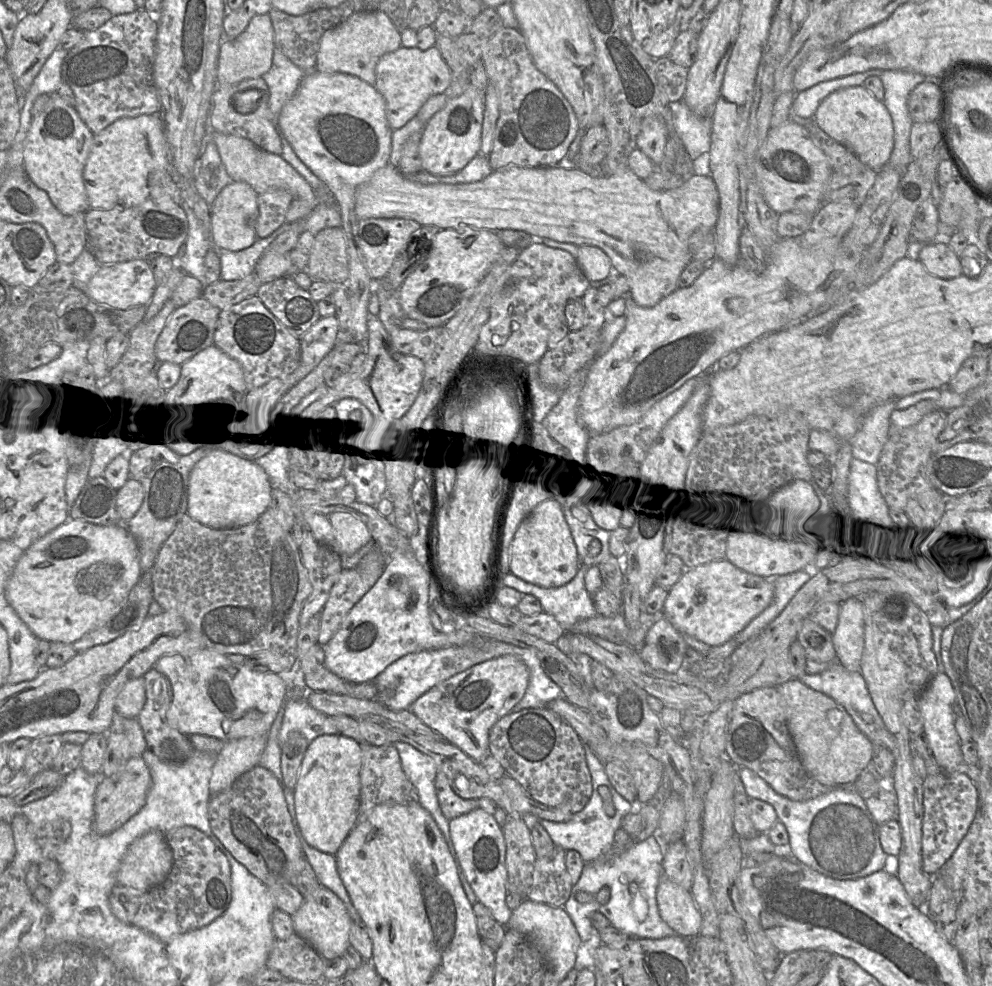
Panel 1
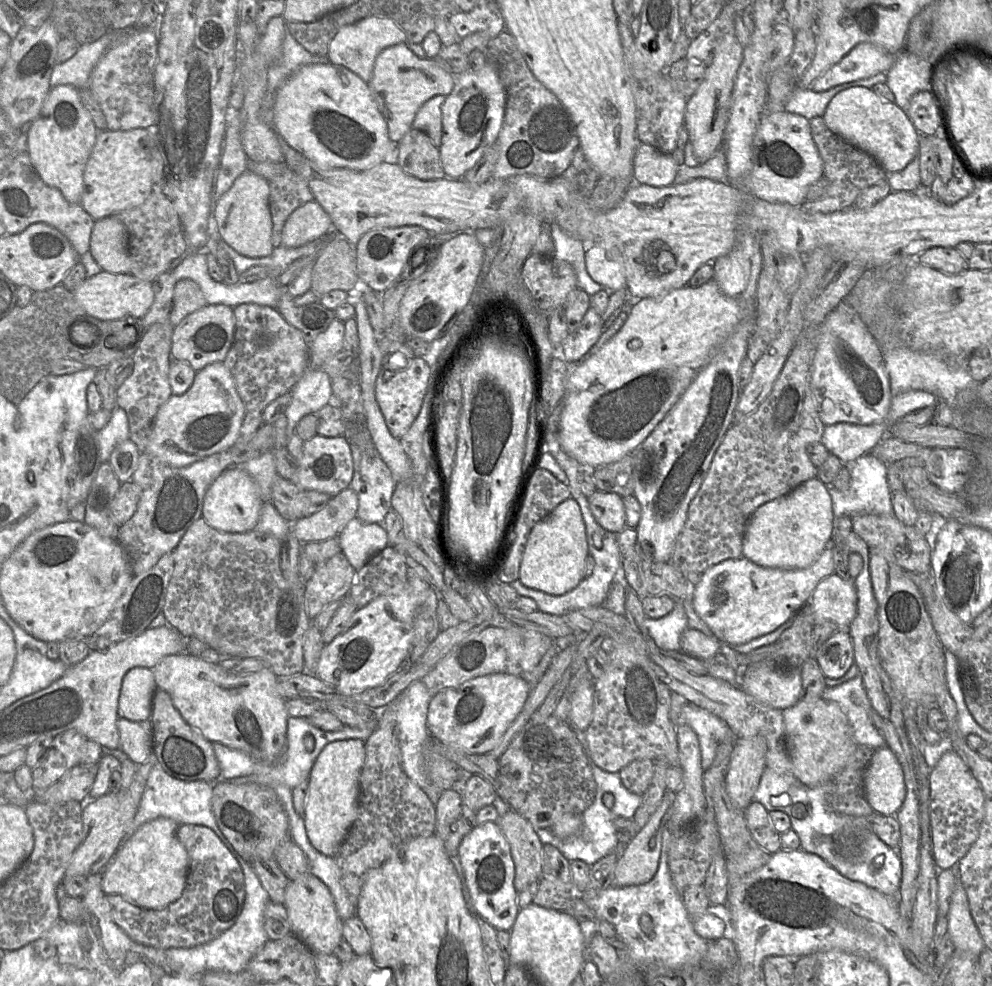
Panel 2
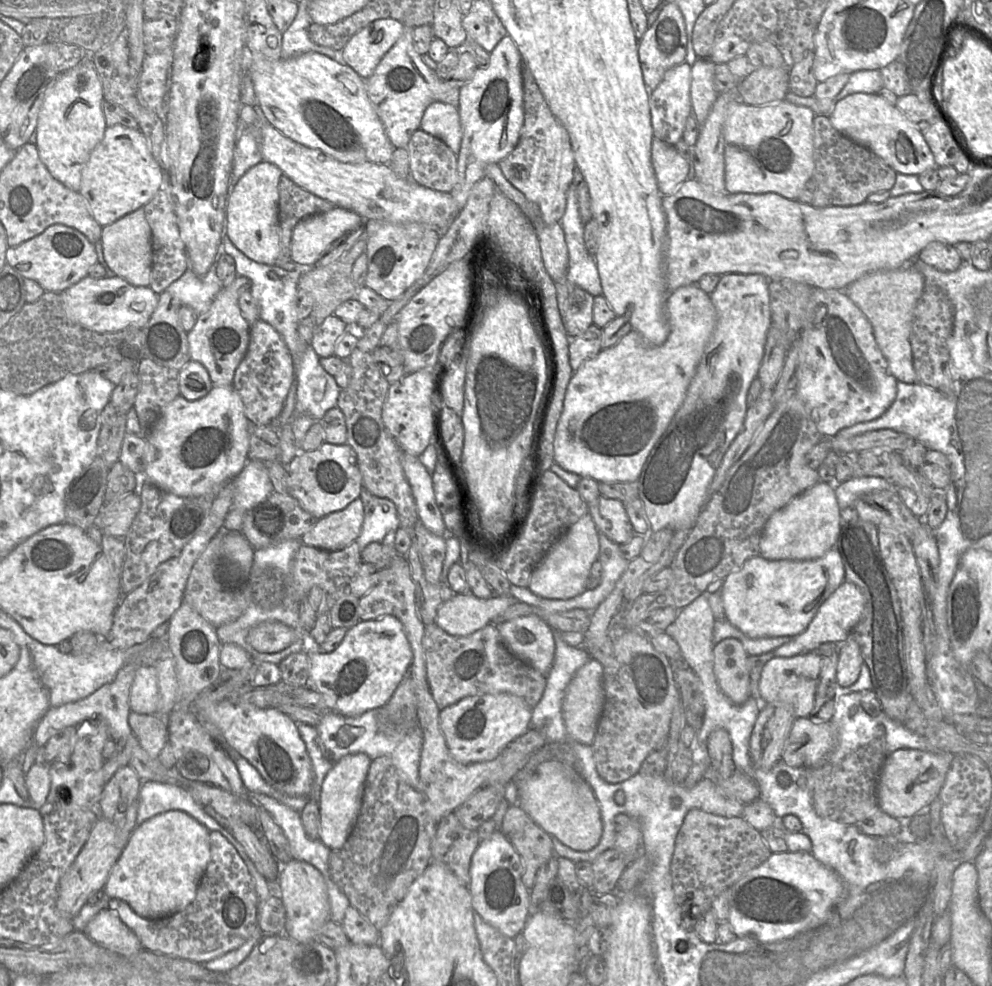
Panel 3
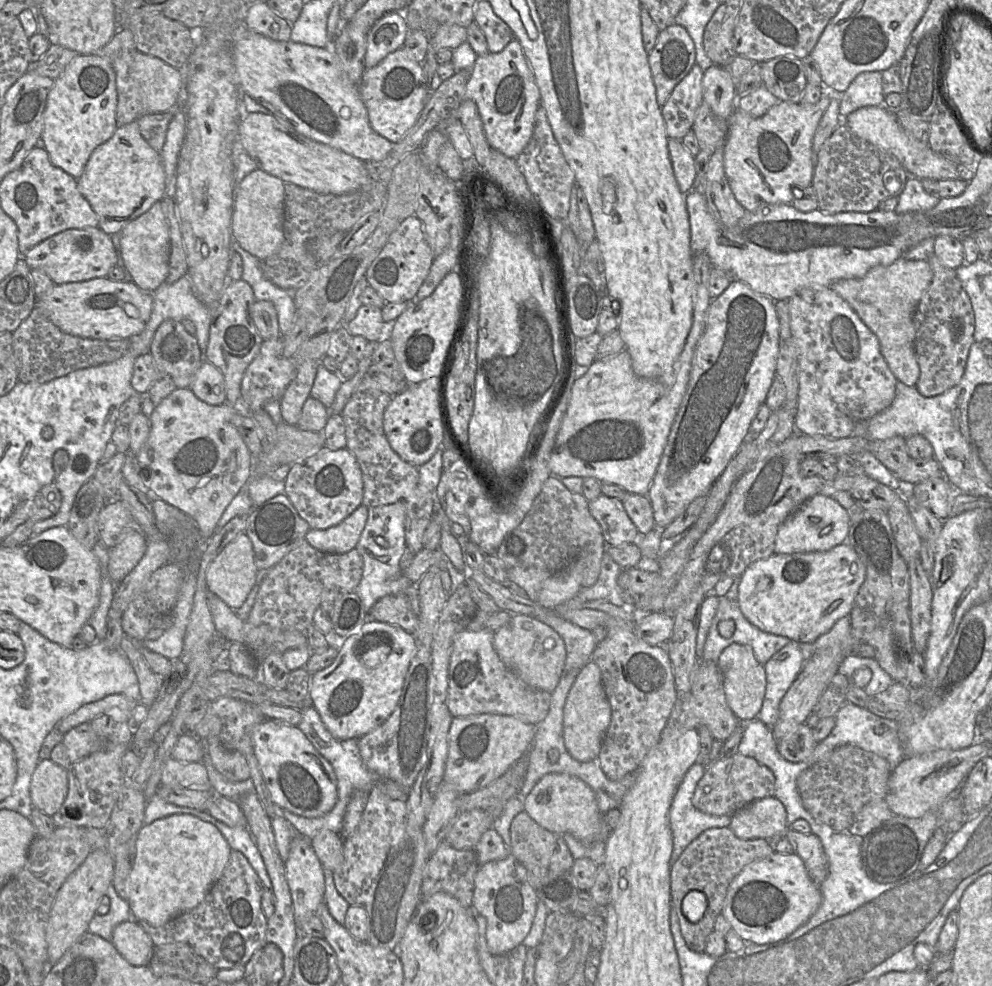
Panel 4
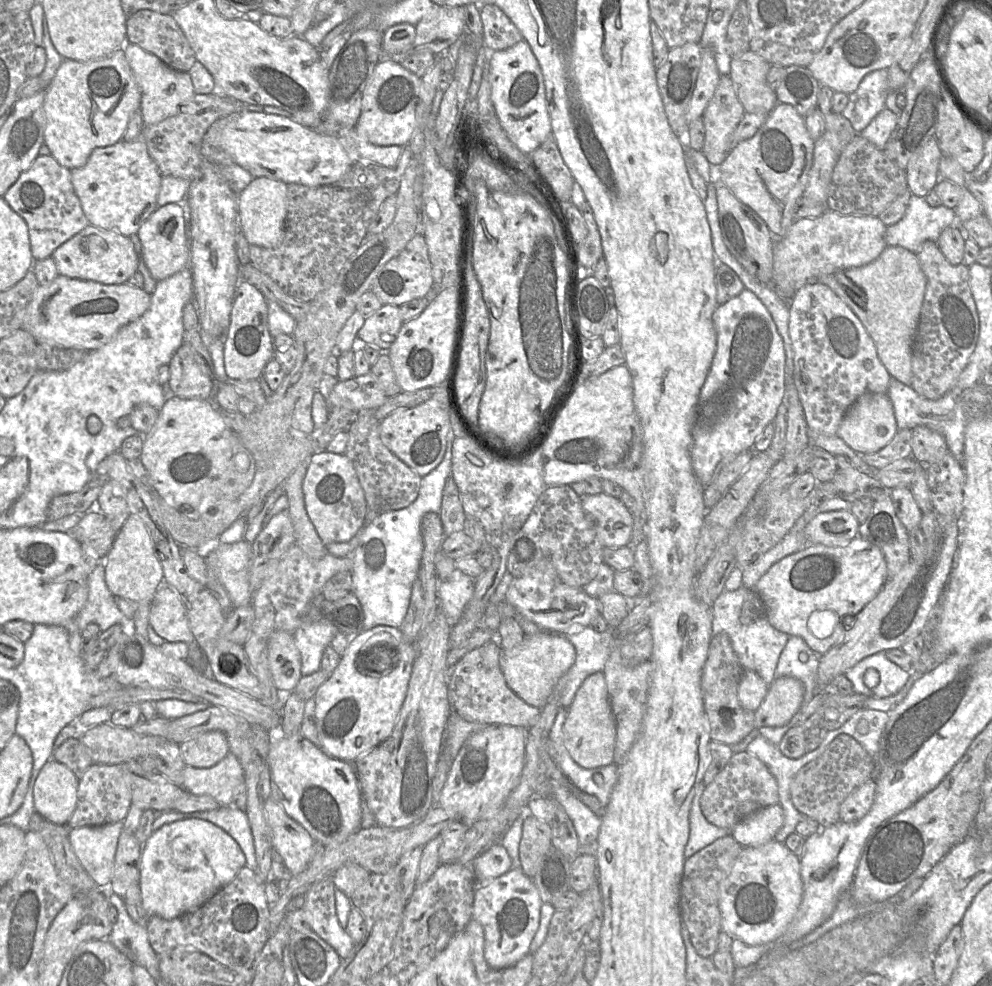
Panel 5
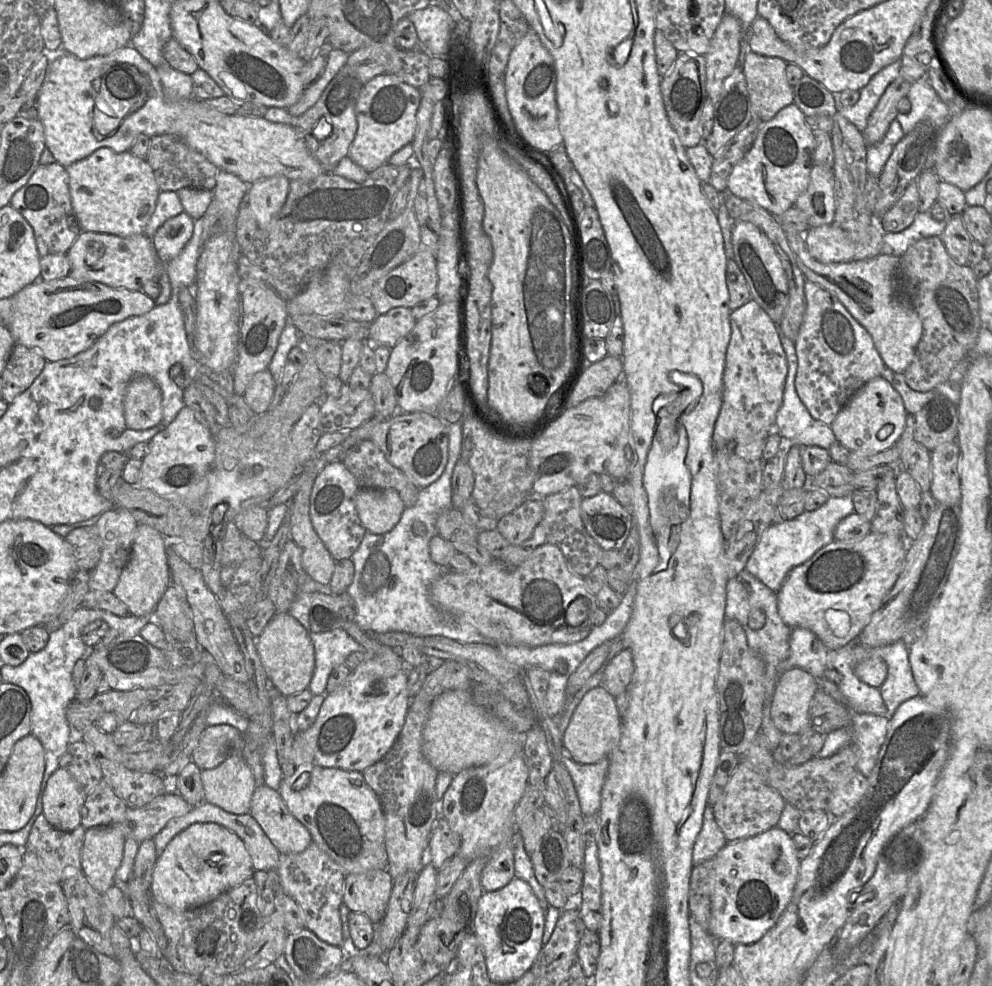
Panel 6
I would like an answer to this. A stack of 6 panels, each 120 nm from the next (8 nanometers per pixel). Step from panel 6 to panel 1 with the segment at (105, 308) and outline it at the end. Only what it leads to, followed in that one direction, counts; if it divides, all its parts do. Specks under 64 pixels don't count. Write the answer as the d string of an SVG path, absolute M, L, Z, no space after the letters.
M143 259L101 265L88 282L86 296L98 305L125 311L146 306L152 298L156 282L149 265Z

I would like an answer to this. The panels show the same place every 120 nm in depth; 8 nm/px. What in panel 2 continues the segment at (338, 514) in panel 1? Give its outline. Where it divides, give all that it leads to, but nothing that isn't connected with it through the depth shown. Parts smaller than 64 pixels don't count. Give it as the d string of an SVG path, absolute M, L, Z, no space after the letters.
M352 519L338 535L341 552L356 569L361 569L376 553L388 545L389 536L382 524Z

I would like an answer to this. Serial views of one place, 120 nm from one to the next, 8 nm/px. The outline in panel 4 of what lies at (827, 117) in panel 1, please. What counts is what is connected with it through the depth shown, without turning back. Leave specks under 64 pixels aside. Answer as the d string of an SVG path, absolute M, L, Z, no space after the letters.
M881 106L859 108L850 113L844 124L859 138L895 156L909 176L923 179L959 179L957 166L934 152L928 144L912 139L901 127L896 116Z

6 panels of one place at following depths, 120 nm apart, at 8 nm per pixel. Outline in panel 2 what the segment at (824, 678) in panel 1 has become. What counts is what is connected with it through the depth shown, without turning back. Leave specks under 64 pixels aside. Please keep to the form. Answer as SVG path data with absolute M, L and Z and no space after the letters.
M861 674L842 684L826 687L823 697L839 704L849 720L854 739L861 748L878 750L887 746L885 737L873 725L873 707Z

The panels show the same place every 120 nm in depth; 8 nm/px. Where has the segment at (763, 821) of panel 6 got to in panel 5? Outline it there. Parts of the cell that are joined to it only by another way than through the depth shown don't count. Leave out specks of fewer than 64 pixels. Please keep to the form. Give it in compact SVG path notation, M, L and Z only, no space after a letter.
M746 751L732 755L725 767L705 787L700 799L705 819L728 831L747 816L778 803L778 785L775 777L763 762Z

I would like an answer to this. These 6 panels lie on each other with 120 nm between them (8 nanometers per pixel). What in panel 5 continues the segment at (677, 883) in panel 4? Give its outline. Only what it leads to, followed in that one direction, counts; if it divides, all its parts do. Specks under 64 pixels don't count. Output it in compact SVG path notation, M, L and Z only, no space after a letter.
M729 834L715 840L684 861L679 909L681 920L685 923L692 945L699 956L710 958L717 951L717 940L721 931L719 886L742 849L743 846Z

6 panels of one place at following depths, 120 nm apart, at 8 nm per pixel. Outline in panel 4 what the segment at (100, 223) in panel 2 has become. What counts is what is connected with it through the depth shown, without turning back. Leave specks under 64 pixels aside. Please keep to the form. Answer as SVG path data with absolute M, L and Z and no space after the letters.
M156 202L149 210L129 222L118 235L111 235L131 281L142 291L154 293L163 284L169 271L169 227L161 208Z

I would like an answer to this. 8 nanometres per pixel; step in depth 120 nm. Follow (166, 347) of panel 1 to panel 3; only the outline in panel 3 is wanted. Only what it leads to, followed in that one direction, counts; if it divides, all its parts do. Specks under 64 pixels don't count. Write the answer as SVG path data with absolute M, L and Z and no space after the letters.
M236 276L228 286L222 287L209 309L197 316L194 327L187 333L190 359L201 363L206 368L214 386L232 385L235 371L247 352L250 325L242 316L238 300L243 291L250 290L250 283L250 280L244 276Z

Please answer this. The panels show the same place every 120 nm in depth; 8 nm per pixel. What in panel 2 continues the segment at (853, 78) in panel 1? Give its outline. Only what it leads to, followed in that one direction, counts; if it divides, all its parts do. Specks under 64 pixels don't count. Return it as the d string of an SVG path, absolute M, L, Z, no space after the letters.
M878 73L871 77L835 86L824 92L815 92L809 88L795 88L785 104L785 111L801 115L808 120L824 115L832 98L839 92L851 87L871 89L878 83L886 83L886 73Z

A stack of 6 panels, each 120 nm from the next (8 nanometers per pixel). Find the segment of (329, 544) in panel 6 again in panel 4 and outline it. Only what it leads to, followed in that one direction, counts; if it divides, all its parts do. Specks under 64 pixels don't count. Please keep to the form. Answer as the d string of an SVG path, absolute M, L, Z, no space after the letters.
M324 446L316 453L295 462L290 467L284 485L284 494L290 499L299 515L309 524L310 529L327 529L341 523L363 502L362 473L355 456L347 447L331 450Z

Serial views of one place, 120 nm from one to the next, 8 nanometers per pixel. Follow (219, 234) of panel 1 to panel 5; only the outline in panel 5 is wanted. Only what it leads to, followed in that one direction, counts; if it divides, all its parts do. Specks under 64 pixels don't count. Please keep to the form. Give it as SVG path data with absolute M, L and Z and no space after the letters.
M258 177L238 194L239 231L251 246L275 248L281 243L287 214L287 193L285 182Z

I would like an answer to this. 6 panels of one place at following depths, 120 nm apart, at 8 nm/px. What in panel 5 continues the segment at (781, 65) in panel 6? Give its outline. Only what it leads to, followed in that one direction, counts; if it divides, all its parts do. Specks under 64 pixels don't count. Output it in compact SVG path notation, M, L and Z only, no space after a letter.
M750 50L733 57L728 76L745 112L768 115L778 104L775 90L767 82L770 67Z

